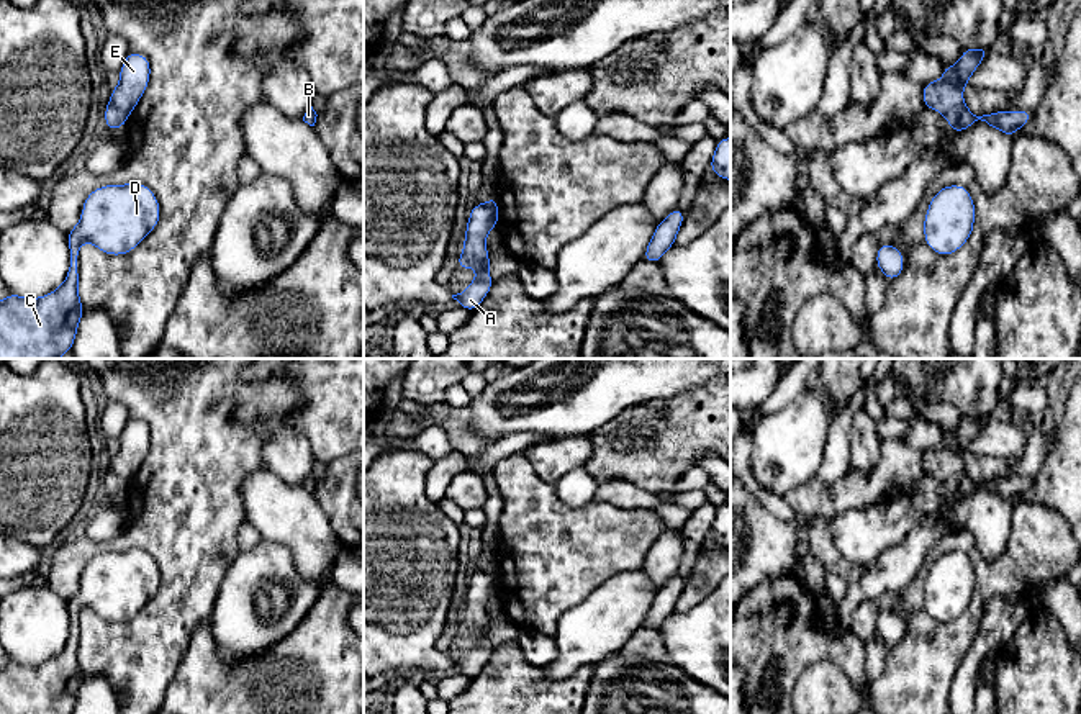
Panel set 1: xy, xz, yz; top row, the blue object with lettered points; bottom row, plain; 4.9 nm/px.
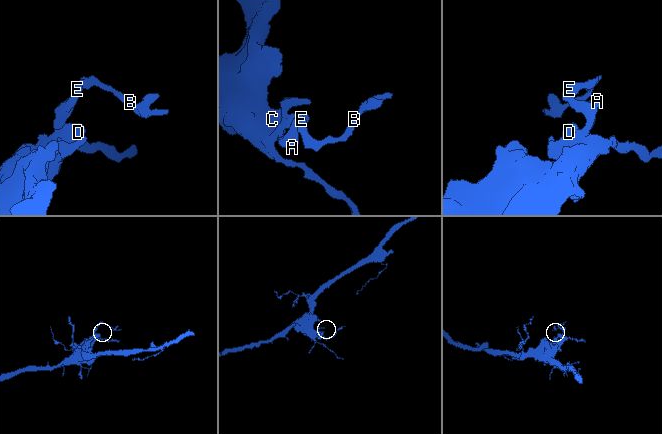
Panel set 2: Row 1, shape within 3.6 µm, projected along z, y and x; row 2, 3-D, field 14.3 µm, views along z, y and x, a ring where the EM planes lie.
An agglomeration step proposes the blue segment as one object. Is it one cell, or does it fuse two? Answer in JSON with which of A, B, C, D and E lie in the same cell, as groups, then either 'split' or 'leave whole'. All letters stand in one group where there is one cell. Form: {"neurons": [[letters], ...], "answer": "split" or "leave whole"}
{"neurons": [["A", "C", "D"], ["B", "E"]], "answer": "split"}

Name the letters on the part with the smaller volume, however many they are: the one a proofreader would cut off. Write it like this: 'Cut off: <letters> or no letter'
Cut off: B, E

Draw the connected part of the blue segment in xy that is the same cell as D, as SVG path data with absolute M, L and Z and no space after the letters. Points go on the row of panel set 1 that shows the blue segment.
M144 183L103 185L90 192L84 201L79 224L67 231L69 272L64 283L41 298L25 298L10 291L0 301L0 359L59 359L70 352L79 321L85 313L79 298L80 244L87 241L105 254L123 255L157 226L159 218L161 205Z

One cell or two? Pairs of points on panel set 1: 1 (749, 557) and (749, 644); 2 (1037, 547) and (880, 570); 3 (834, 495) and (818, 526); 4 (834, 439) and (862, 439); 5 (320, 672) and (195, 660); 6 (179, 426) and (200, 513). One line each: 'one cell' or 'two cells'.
1: two cells
2: two cells
3: two cells
4: two cells
5: one cell
6: one cell

